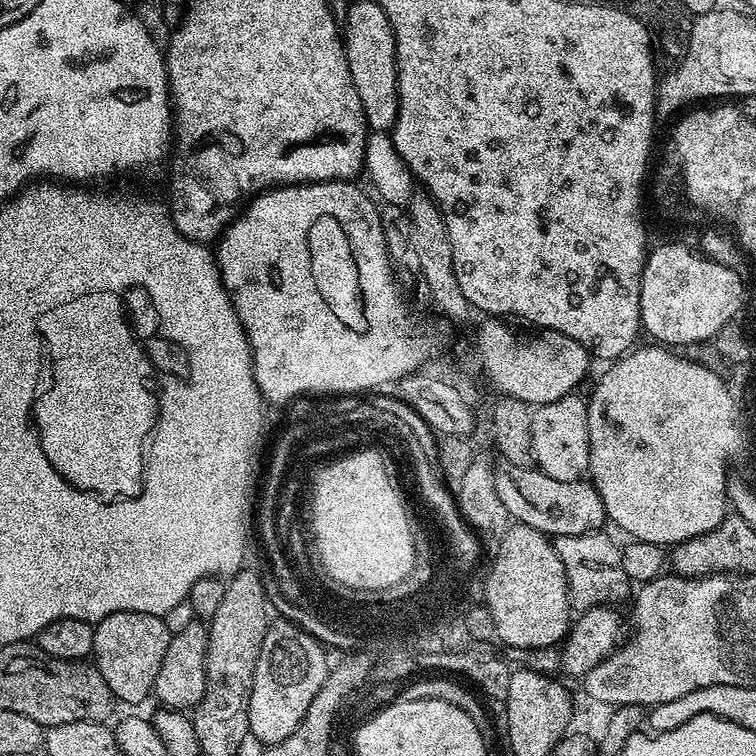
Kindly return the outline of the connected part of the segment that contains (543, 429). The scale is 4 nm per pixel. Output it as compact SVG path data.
M580 394L563 396L558 402L539 405L532 412L535 467L558 478L558 482L581 479L590 462L590 430L588 429L588 401Z

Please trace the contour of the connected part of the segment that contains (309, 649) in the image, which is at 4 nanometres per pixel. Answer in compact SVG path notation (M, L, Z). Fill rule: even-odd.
M273 623L265 635L250 695L249 733L253 741L261 740L264 746L282 742L298 730L298 722L310 710L314 694L322 690L330 671L325 645L319 639L295 623L281 623Z

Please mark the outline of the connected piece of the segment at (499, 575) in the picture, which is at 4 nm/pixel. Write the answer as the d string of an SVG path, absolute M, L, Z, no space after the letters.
M513 523L502 536L498 550L491 557L492 569L482 590L491 603L490 622L496 627L496 636L502 643L513 648L550 648L559 645L568 635L570 627L570 601L568 579L562 562L556 553L556 545L543 532L525 524Z

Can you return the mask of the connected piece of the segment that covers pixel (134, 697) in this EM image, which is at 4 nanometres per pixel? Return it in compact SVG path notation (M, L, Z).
M115 612L106 618L95 621L94 646L91 659L97 670L106 678L106 686L110 686L113 697L124 704L140 704L147 696L153 695L158 670L162 667L162 658L166 655L166 646L170 646L172 631L166 626L164 617L141 612Z

